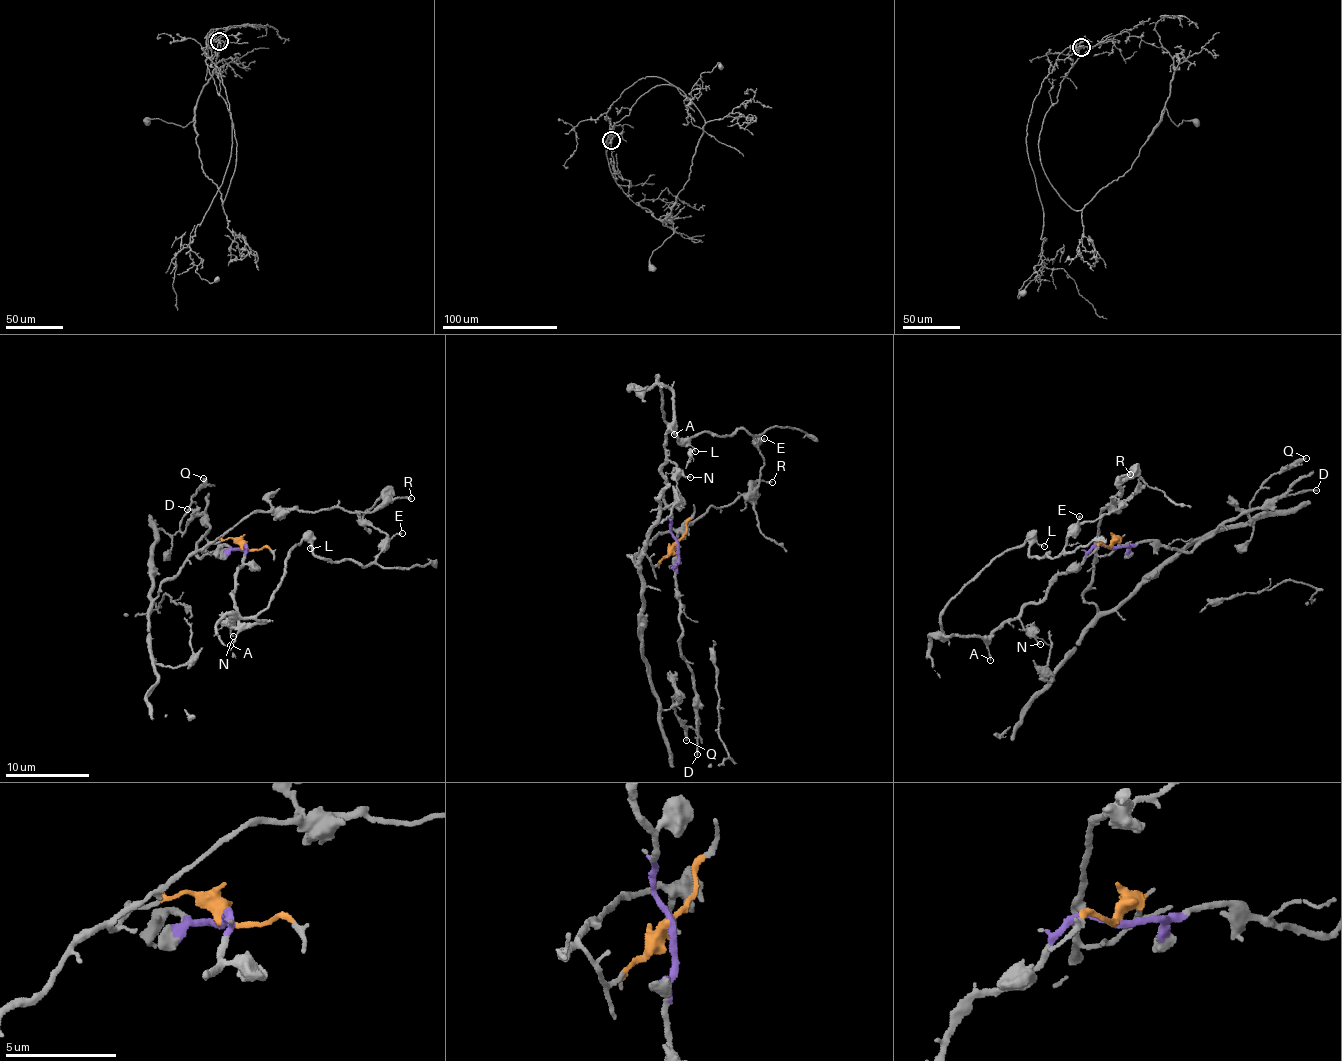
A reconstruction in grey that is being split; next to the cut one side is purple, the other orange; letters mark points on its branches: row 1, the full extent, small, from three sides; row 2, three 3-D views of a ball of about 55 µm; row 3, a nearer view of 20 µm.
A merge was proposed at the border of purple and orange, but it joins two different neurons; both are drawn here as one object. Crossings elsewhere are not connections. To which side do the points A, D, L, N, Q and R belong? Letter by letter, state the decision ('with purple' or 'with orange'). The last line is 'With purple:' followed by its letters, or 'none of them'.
A: with purple
D: with purple
L: with purple
N: with purple
Q: with orange
R: with orange
With purple: A, D, L, N

